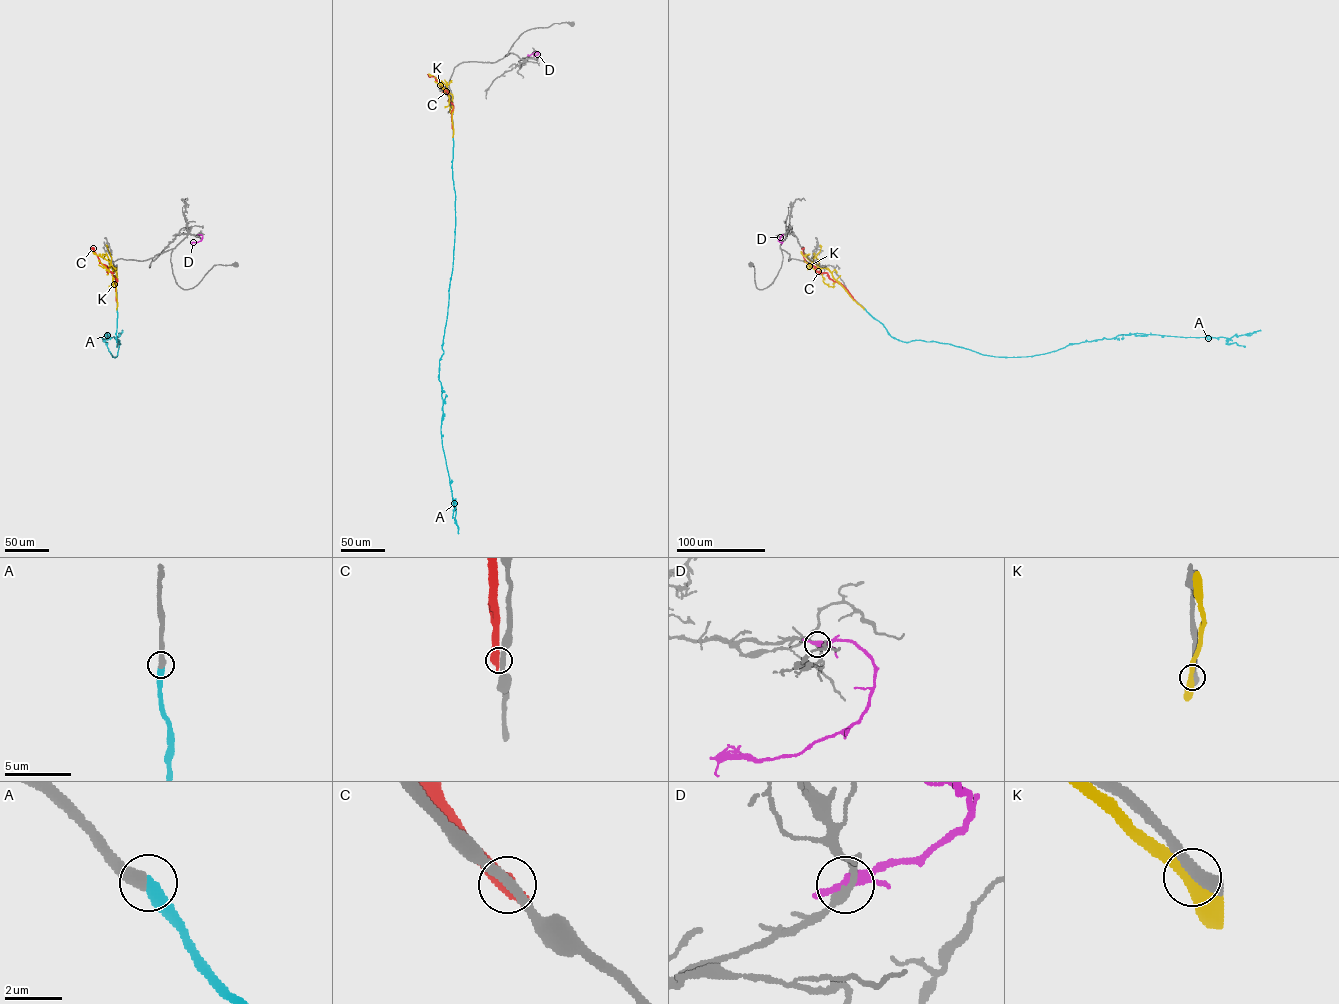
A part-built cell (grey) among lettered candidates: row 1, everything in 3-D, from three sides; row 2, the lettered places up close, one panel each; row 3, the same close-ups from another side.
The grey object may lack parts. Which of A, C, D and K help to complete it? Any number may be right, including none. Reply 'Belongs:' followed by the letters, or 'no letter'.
Belongs: A

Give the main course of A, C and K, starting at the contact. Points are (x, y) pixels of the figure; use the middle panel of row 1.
A: (452, 138), (454, 248), (439, 378), (443, 402), (442, 446), (458, 534)
C: (452, 128), (453, 105), (447, 91), (434, 76), (427, 74)
K: (452, 136), (452, 95), (443, 82), (428, 73)

